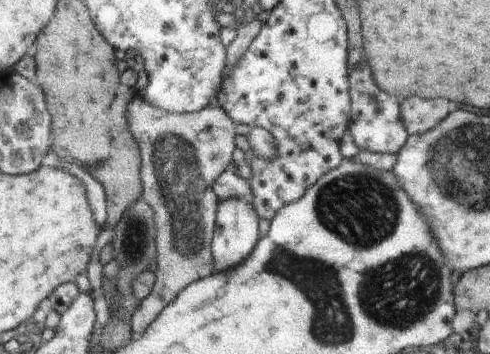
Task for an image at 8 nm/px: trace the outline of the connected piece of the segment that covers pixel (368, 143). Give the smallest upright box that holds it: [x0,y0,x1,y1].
[350,60,406,154]

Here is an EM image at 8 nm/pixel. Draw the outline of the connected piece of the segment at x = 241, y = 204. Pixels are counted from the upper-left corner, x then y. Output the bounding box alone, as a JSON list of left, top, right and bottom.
[213,197,262,272]

